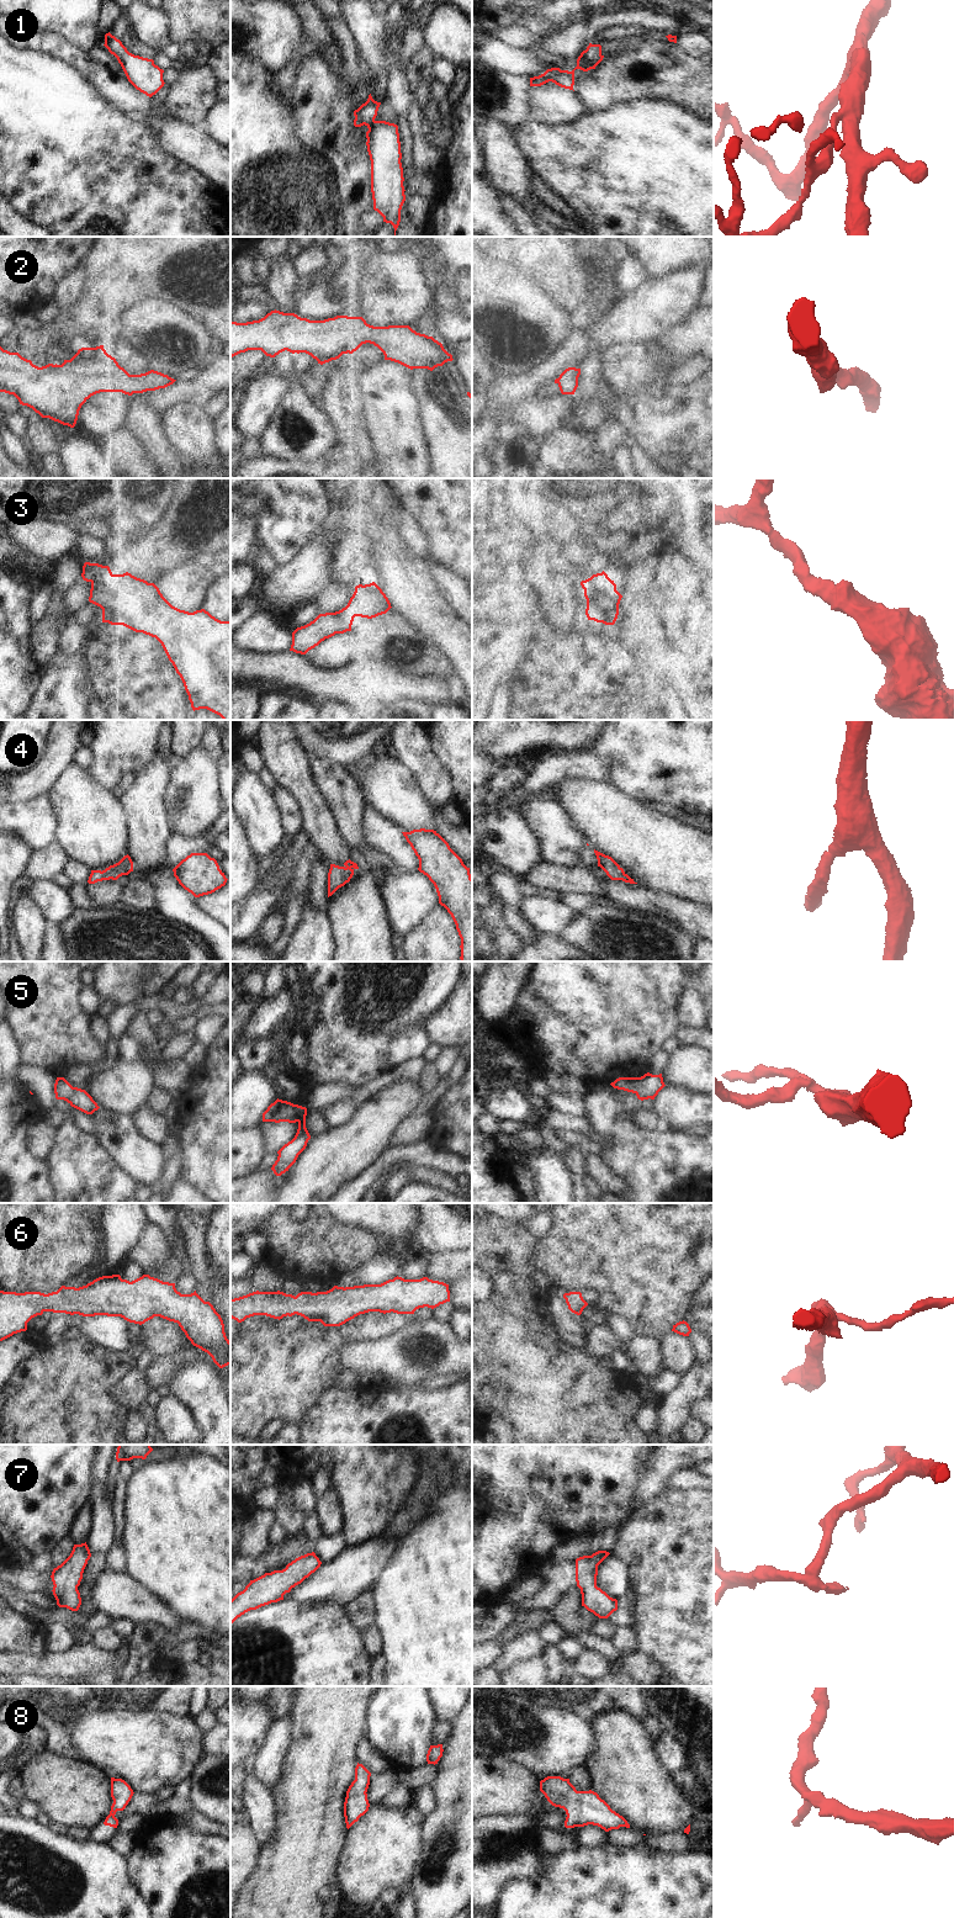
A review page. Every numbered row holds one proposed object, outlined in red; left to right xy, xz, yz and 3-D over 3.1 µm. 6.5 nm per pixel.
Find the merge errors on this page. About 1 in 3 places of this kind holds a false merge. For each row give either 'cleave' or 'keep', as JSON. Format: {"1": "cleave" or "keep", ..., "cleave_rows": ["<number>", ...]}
{"1": "keep", "2": "keep", "3": "keep", "4": "keep", "5": "keep", "6": "keep", "7": "keep", "8": "keep", "cleave_rows": []}

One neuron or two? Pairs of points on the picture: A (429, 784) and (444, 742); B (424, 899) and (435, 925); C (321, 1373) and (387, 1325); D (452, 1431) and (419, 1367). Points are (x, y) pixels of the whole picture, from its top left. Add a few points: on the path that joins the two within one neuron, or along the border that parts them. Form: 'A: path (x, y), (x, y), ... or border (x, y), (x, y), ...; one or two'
A: border (427, 732), (430, 750), (448, 773), (451, 784); two
B: border (438, 902), (409, 931); two
C: path (326, 1352), (345, 1333), (366, 1326); one
D: border (397, 1384), (414, 1386); two

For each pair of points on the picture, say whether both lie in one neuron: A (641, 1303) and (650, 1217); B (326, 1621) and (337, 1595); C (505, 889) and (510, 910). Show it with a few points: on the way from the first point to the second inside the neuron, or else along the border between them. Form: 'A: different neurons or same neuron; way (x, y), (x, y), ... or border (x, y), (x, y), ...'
A: same neuron; way (646, 1282), (646, 1238)
B: different neurons; border (303, 1603), (333, 1603), (342, 1607)
C: same neuron; way (508, 894), (510, 896), (510, 905)

